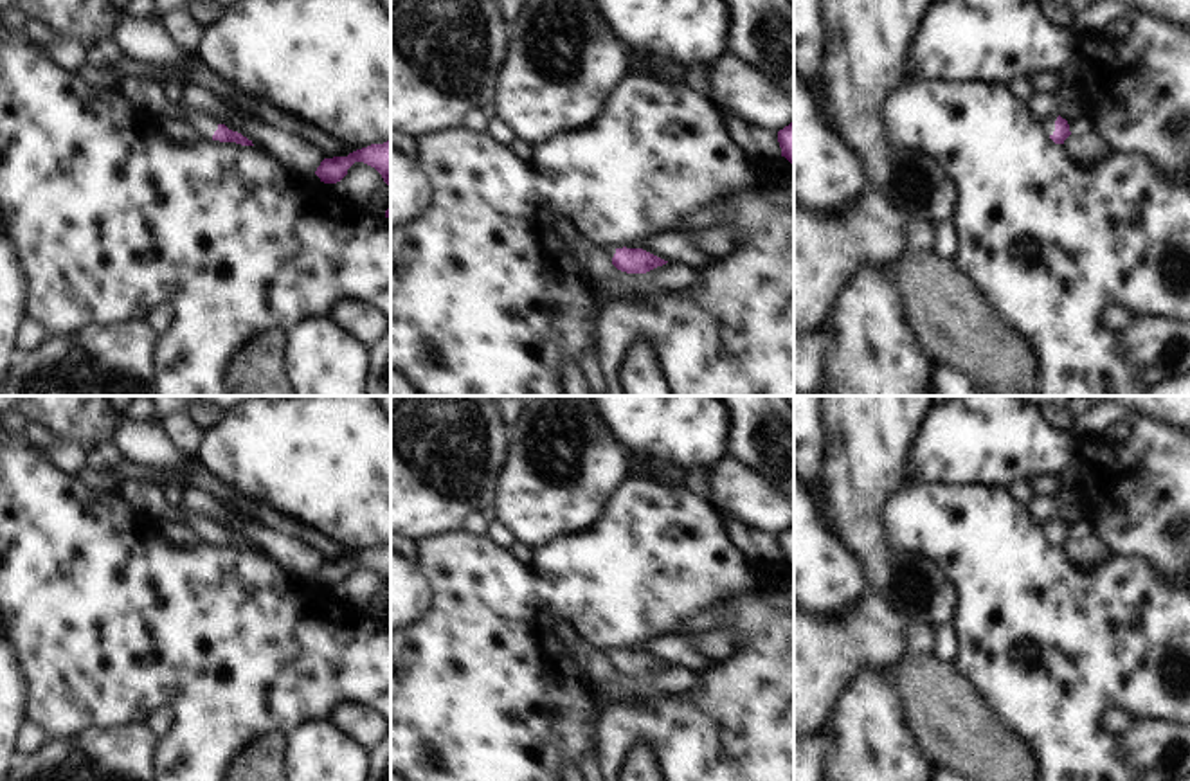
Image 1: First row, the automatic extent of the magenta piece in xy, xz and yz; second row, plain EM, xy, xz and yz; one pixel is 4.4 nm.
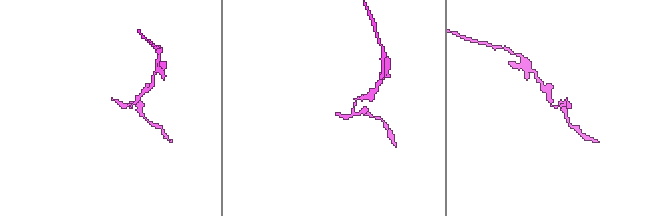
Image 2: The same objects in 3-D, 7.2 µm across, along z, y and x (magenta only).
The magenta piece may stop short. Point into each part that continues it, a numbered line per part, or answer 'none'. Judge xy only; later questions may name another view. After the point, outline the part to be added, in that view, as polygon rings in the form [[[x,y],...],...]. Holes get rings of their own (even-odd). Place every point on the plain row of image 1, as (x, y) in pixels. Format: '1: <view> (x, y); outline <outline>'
1: xy (204, 529); outline [[[178,507],[178,513],[180,513],[180,524],[184,527],[187,527],[200,542],[212,543],[212,538],[218,533],[218,527],[214,522],[196,513],[191,513],[184,507]]]

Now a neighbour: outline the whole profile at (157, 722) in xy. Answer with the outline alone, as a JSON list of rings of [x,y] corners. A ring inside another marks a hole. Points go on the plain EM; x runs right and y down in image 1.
[[[160,707],[142,720],[142,723],[149,729],[153,738],[164,736],[171,722],[173,722],[173,713],[167,707]]]

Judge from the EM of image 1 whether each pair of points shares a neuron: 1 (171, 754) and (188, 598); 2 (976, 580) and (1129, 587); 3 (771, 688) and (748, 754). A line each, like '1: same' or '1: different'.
1: same
2: same
3: same

